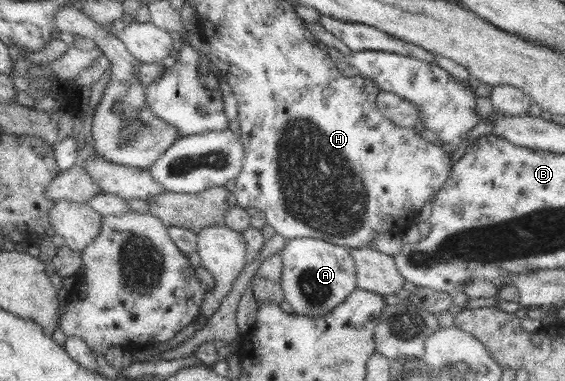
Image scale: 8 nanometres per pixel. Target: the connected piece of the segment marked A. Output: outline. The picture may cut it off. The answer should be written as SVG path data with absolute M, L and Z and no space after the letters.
M320 238L288 239L282 254L282 290L284 301L292 306L293 313L305 317L326 317L337 305L342 304L357 287L356 267L346 246L336 245Z

